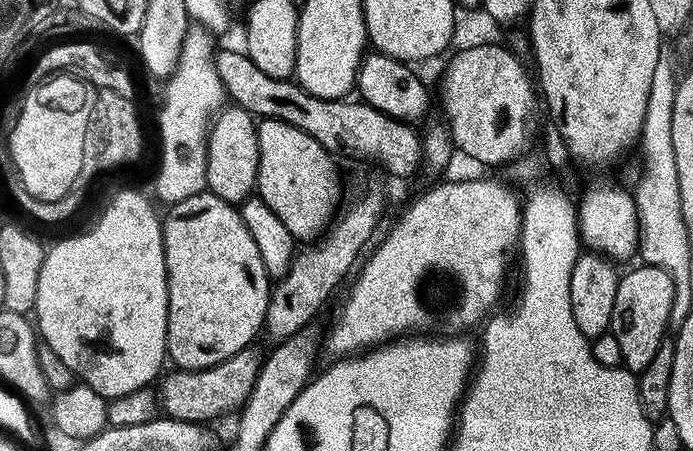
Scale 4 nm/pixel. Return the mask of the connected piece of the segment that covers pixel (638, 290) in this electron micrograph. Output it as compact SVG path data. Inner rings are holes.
M639 267L619 277L610 329L610 336L616 339L616 348L624 359L621 360L623 367L633 374L650 366L658 346L666 339L670 302L674 302L674 282L670 282L670 274L661 268Z

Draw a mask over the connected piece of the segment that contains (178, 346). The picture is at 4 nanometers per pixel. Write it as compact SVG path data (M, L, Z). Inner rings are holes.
M207 190L171 205L163 217L164 257L168 271L168 350L167 359L177 369L212 368L229 360L249 347L256 335L261 335L268 313L270 281L262 266L262 254L250 238L250 230L242 222L233 205L222 202Z

